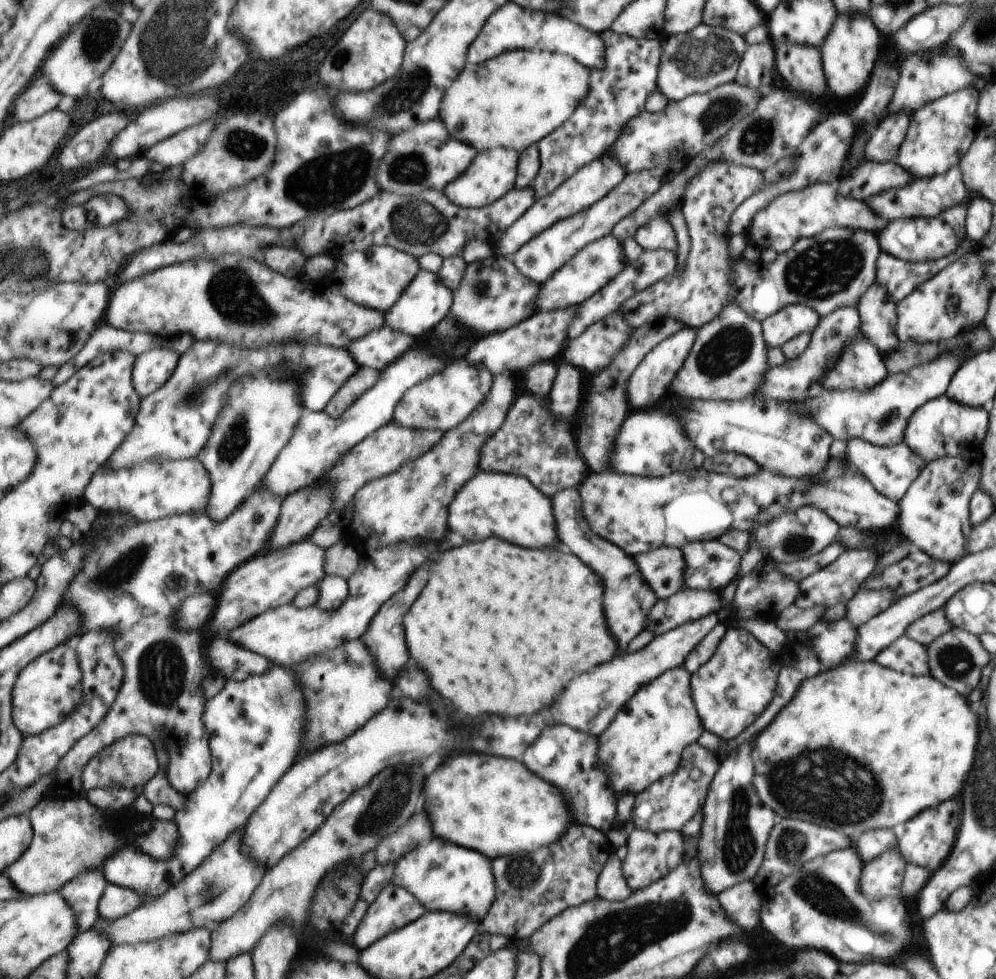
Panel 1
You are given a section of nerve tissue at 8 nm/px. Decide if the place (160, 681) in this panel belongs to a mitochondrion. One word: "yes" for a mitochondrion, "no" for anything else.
yes

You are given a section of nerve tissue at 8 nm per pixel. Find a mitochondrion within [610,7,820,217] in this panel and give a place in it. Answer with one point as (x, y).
(705, 54)

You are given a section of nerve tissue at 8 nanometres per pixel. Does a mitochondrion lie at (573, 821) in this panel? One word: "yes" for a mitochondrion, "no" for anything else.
no

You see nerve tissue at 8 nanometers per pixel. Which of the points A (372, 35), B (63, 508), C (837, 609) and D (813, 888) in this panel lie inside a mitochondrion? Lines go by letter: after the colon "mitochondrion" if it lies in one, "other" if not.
A: other
B: other
C: other
D: mitochondrion

